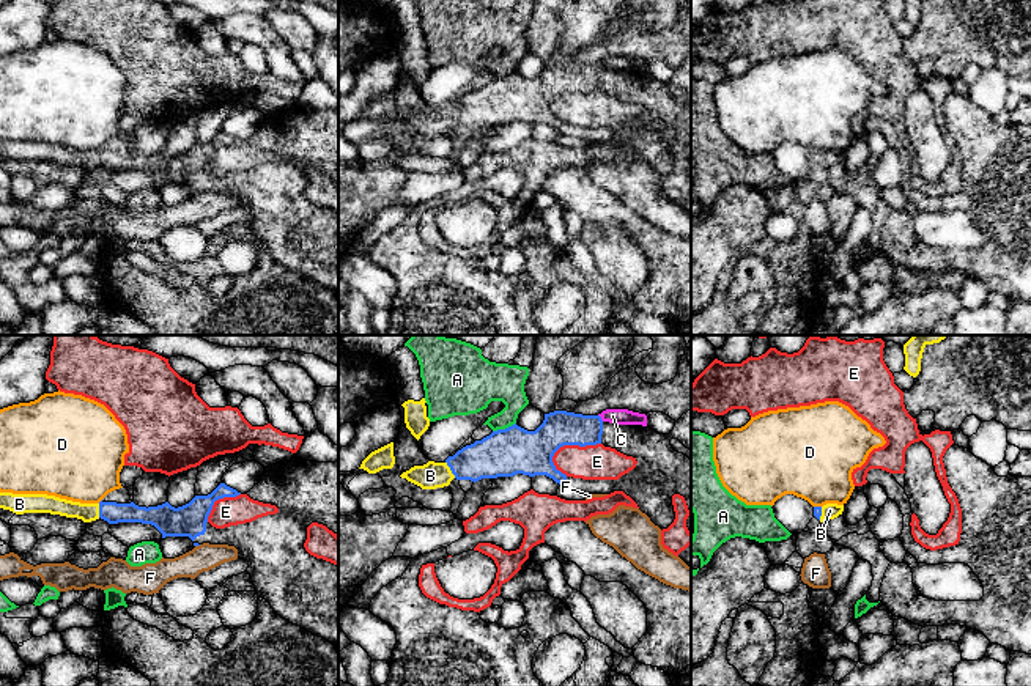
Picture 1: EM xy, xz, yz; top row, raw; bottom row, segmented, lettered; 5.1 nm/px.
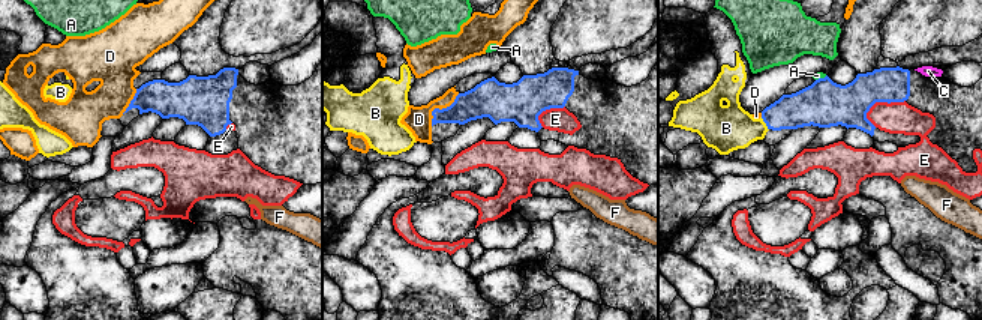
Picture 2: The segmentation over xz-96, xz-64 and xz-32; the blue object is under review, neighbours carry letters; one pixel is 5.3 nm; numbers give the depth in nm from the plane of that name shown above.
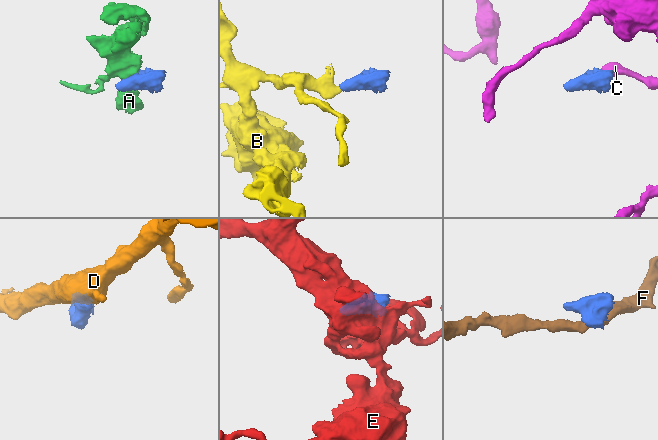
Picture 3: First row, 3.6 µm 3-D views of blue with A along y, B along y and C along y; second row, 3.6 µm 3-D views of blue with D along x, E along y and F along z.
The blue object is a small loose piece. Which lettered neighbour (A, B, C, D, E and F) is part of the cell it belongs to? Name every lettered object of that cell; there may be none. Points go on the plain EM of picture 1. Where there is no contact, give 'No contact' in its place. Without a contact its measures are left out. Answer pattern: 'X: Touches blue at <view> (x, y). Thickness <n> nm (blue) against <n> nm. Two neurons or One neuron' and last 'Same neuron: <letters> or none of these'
A: Touches blue at xz (506, 76). Thickness 240 nm (blue) against 200 nm. Two neurons
B: Touches blue at xz (450, 117). Thickness 220 nm (blue) against 140 nm. One neuron
C: Touches blue at xz (600, 65). Thickness 180 nm (blue) against 80 nm. Two neurons
D: Touches blue at yz (817, 154). Thickness 50 nm (blue) against 420 nm. Two neurons
E: Touches blue at xz (573, 92). Thickness 220 nm (blue) against 180 nm. Two neurons
F: Touches blue at xy (197, 192). Thickness 20 nm (blue) against 140 nm. Two neurons
Same neuron: B

